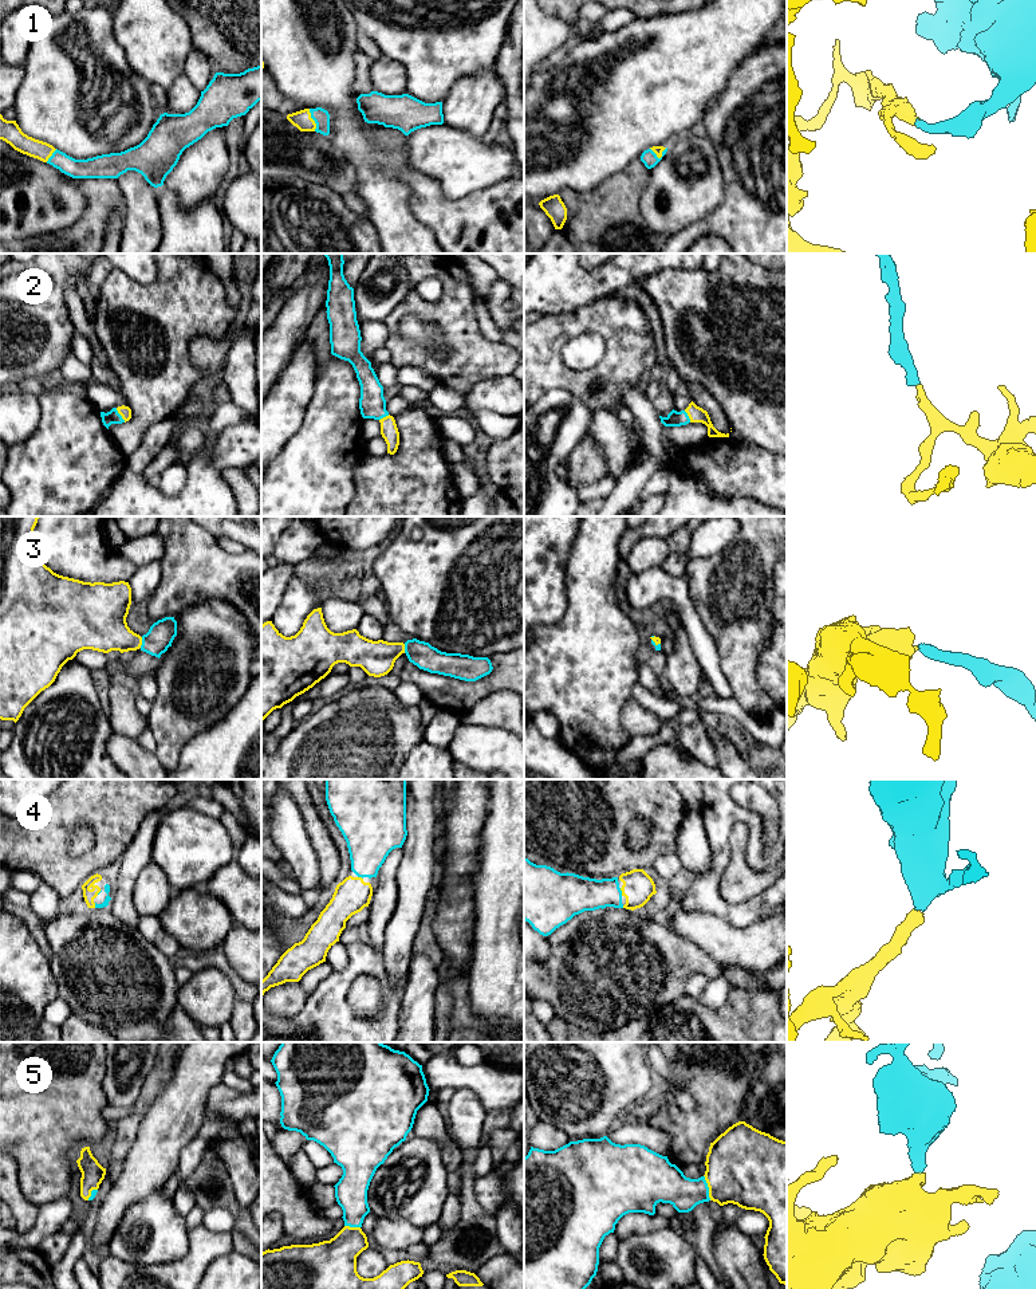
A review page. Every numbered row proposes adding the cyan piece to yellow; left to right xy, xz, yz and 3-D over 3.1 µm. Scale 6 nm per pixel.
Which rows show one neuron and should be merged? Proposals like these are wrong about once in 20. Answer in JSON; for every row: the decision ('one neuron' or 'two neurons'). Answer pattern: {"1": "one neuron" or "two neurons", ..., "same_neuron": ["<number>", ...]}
{"1": "one neuron", "2": "one neuron", "3": "one neuron", "4": "one neuron", "5": "one neuron", "same_neuron": ["1", "2", "3", "4", "5"]}

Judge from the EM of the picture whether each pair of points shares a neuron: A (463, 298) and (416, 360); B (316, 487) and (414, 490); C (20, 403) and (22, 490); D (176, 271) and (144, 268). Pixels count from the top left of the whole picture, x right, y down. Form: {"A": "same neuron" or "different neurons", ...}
{"A": "same neuron", "B": "different neurons", "C": "different neurons", "D": "different neurons"}

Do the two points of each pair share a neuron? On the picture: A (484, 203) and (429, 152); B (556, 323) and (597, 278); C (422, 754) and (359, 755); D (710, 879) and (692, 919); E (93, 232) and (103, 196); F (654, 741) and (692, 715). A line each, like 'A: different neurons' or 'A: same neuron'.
A: different neurons
B: different neurons
C: different neurons
D: different neurons
E: same neuron
F: same neuron

